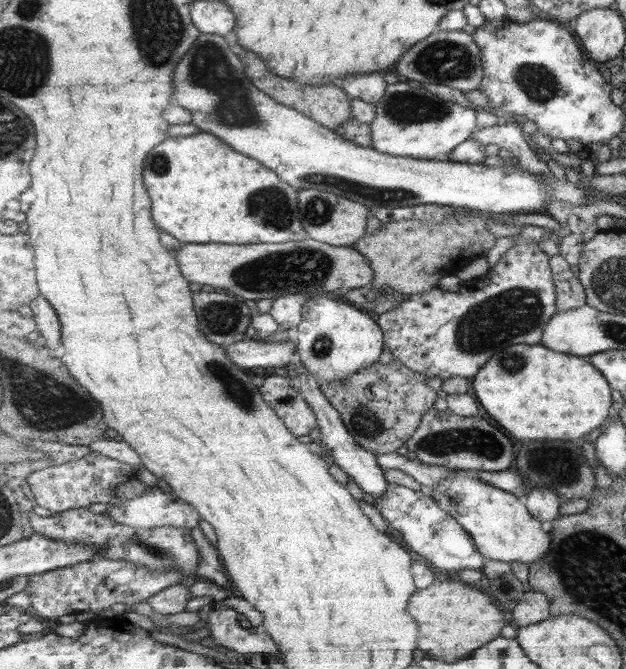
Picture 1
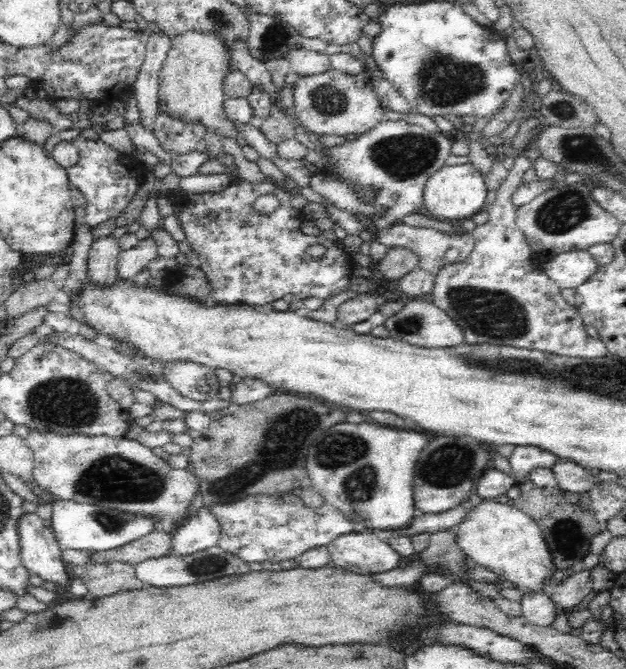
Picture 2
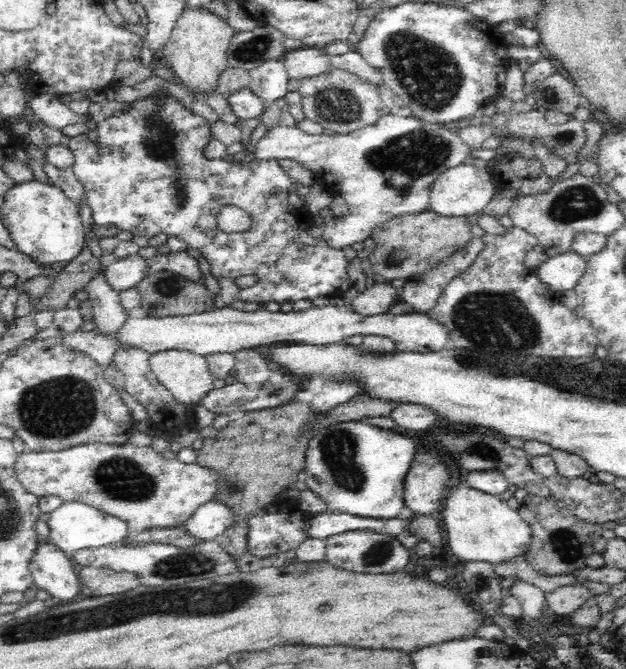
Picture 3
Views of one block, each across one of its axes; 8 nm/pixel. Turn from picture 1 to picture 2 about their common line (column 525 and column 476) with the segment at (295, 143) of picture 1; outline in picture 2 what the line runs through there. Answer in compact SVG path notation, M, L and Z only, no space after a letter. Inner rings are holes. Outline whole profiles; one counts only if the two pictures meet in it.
M471 163L440 168L430 176L424 187L425 216L442 221L451 220L456 223L474 216L486 207L484 198L488 194L488 189L486 189L488 182L489 178L485 178Z

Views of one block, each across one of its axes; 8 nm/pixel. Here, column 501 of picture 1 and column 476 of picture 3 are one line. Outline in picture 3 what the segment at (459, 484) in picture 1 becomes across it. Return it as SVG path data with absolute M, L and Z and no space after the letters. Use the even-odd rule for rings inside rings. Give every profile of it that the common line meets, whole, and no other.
M460 480L452 484L447 491L440 512L454 556L466 562L482 561L494 566L523 556L530 544L531 530L517 510L512 510L499 496L470 488Z

